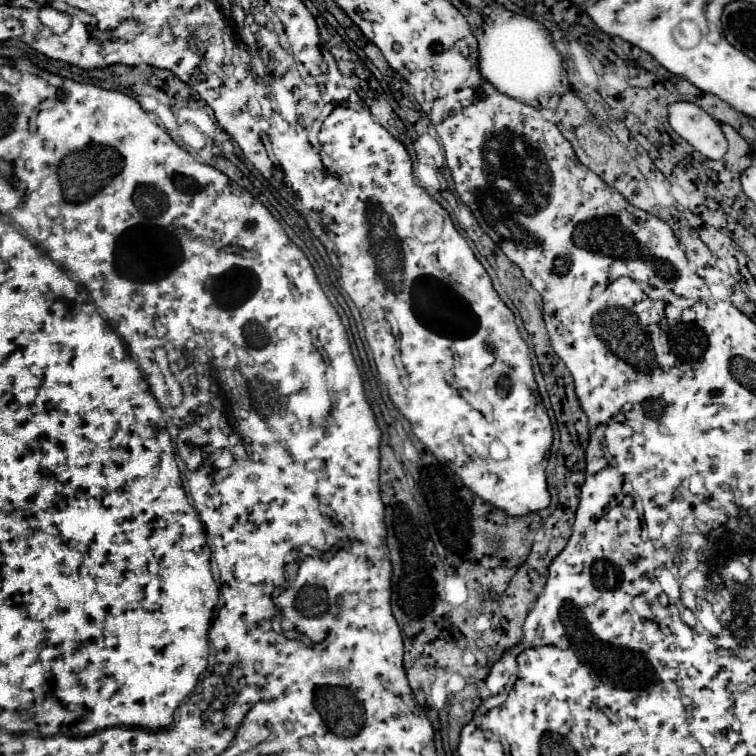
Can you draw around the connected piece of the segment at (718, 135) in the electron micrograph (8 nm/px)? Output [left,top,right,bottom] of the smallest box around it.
[669,101,727,159]

